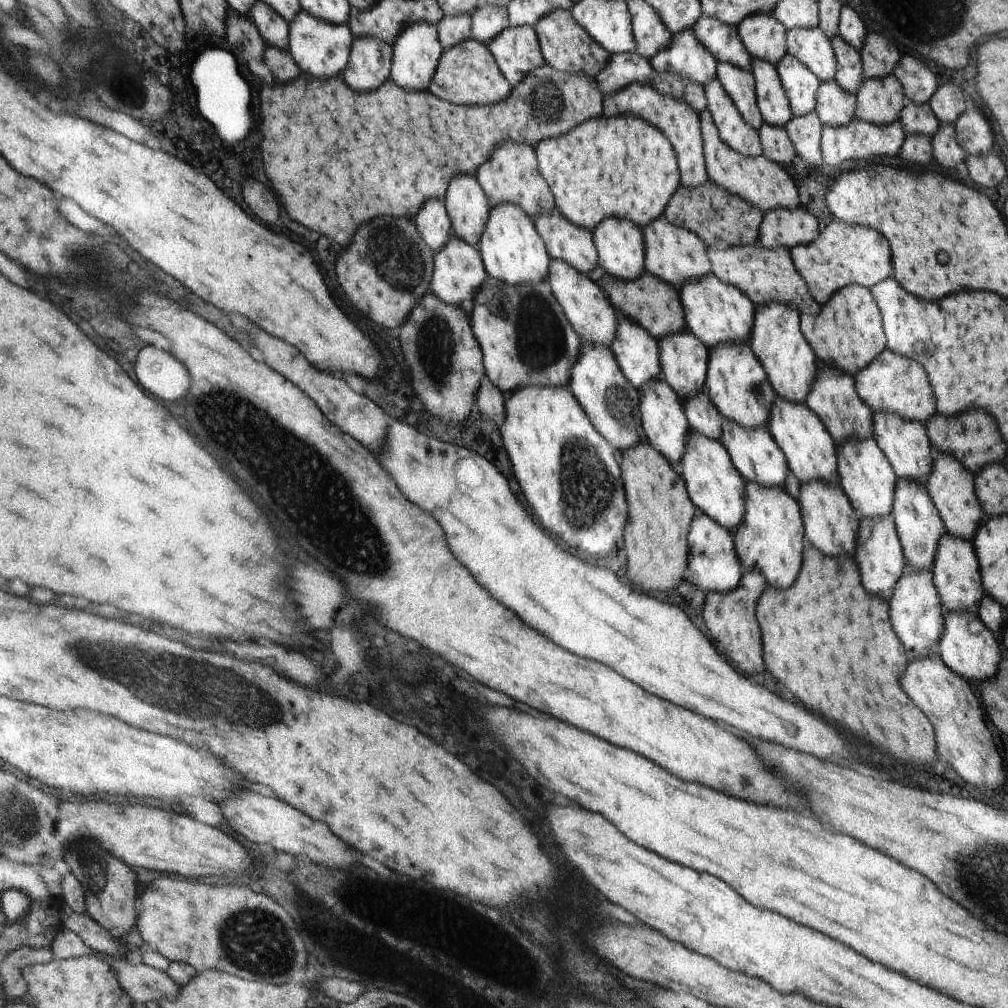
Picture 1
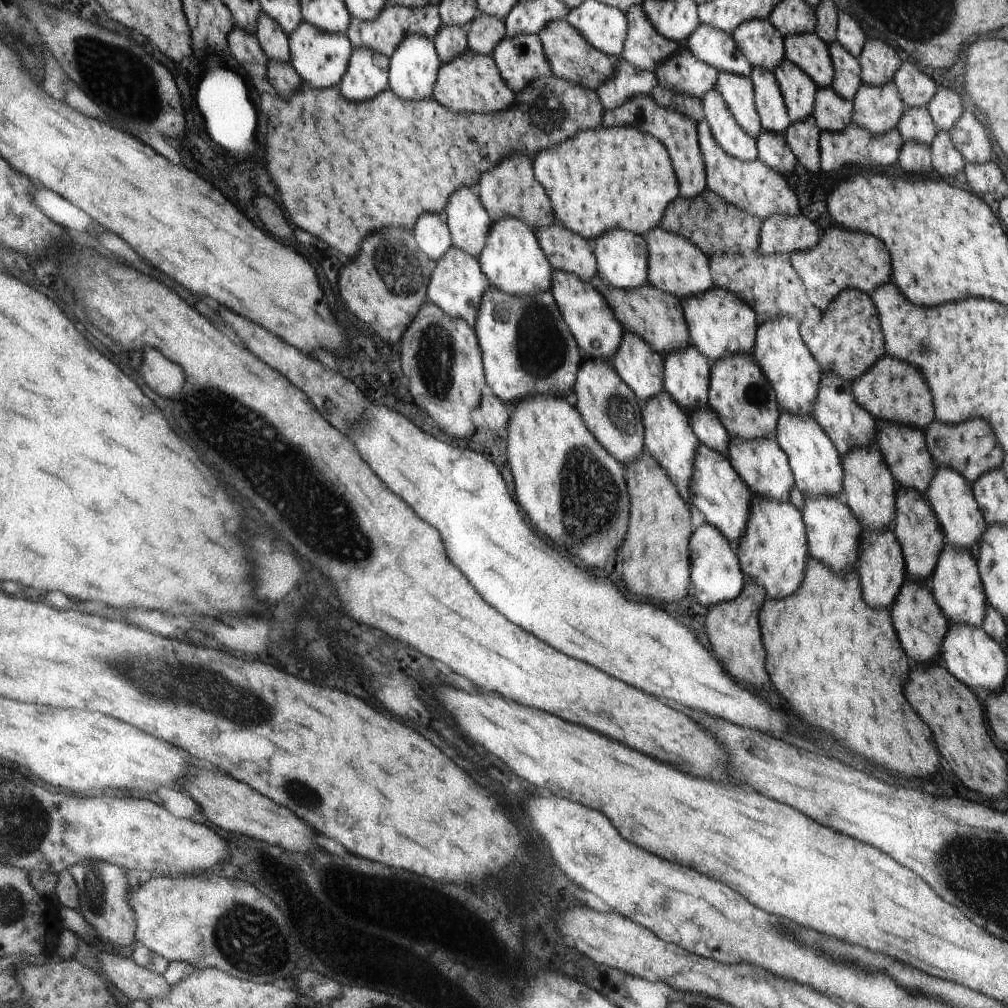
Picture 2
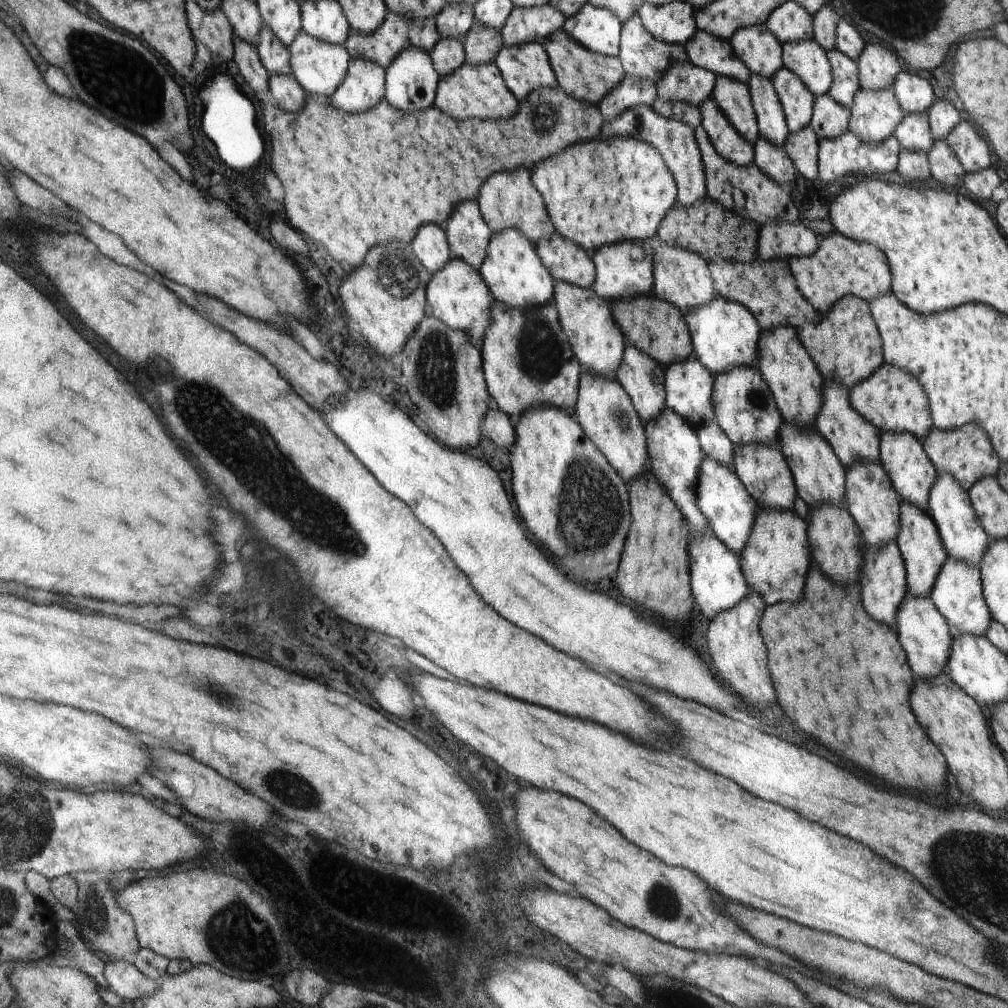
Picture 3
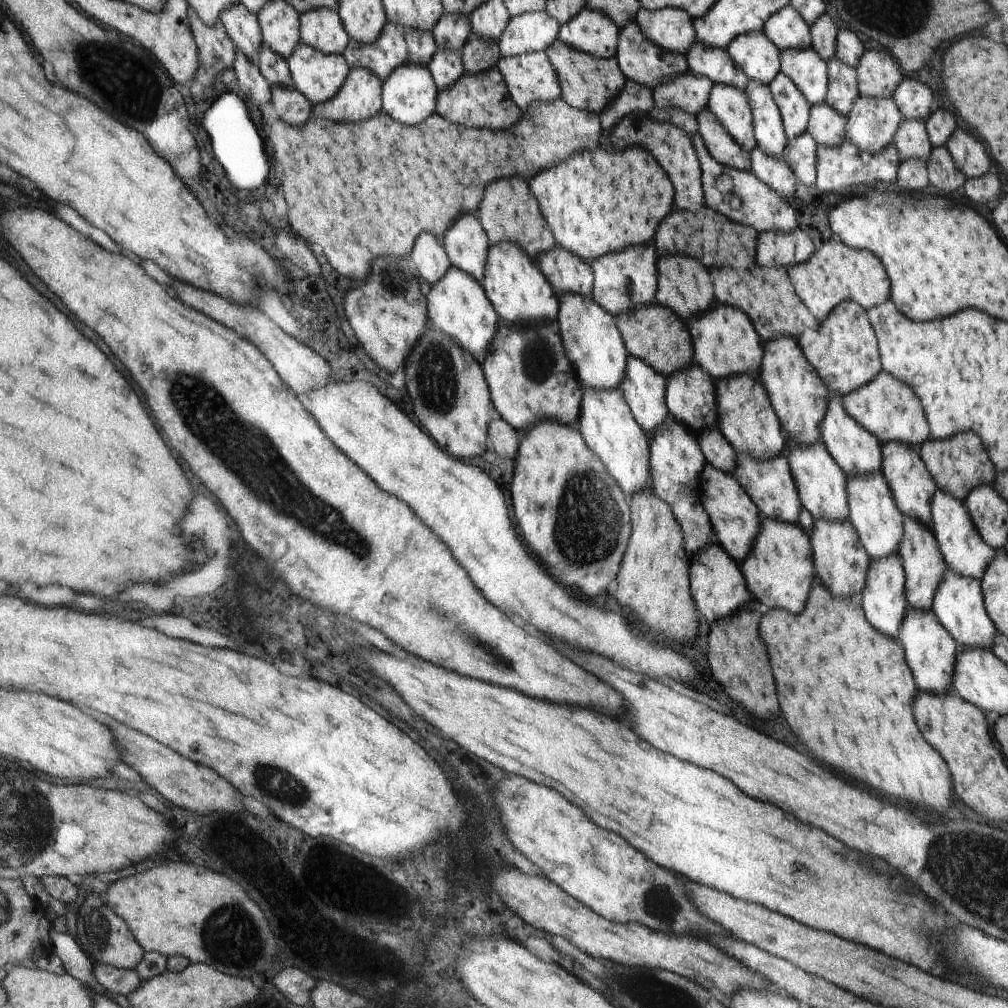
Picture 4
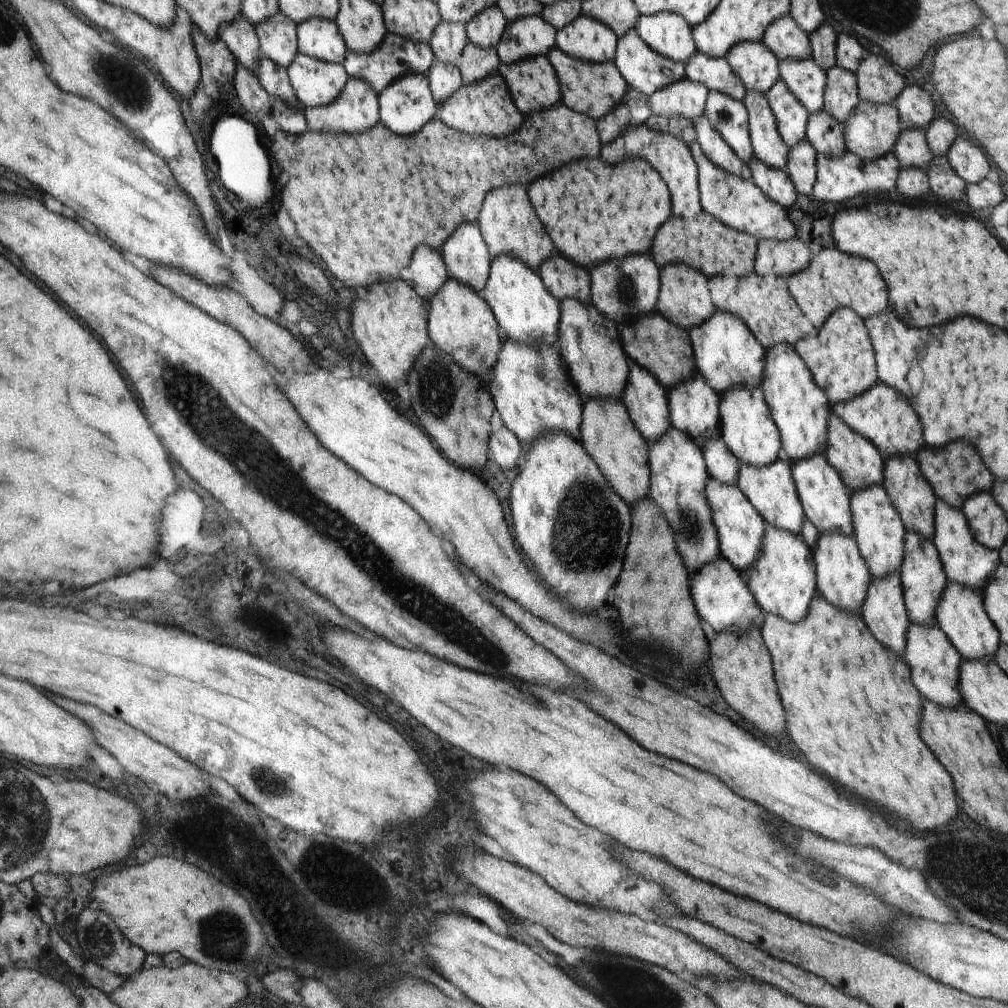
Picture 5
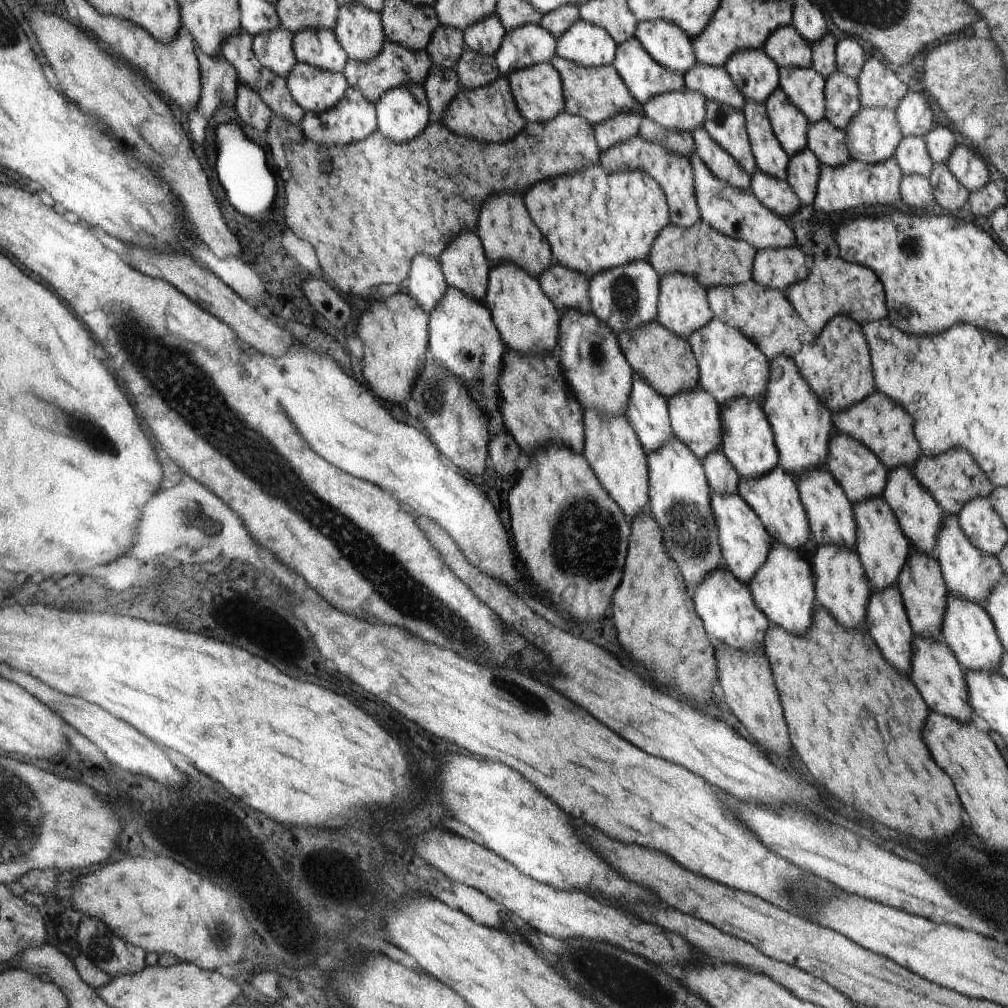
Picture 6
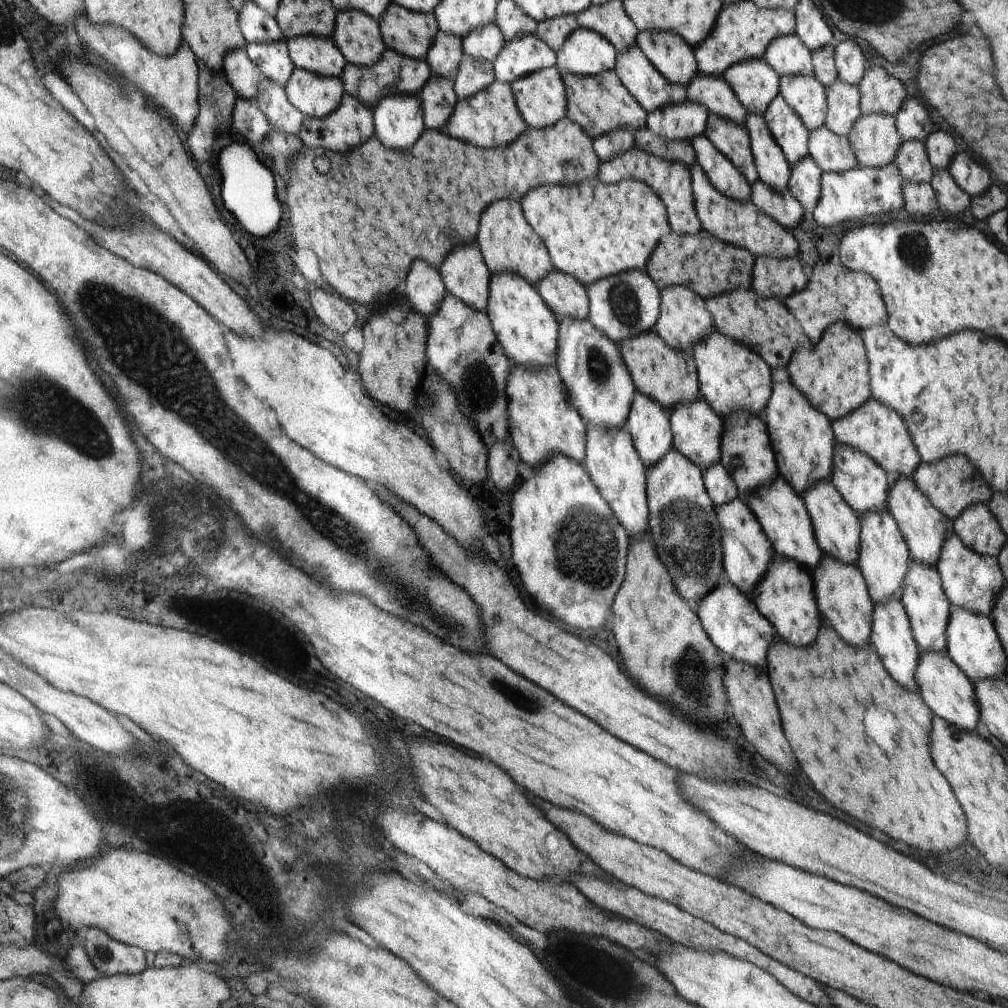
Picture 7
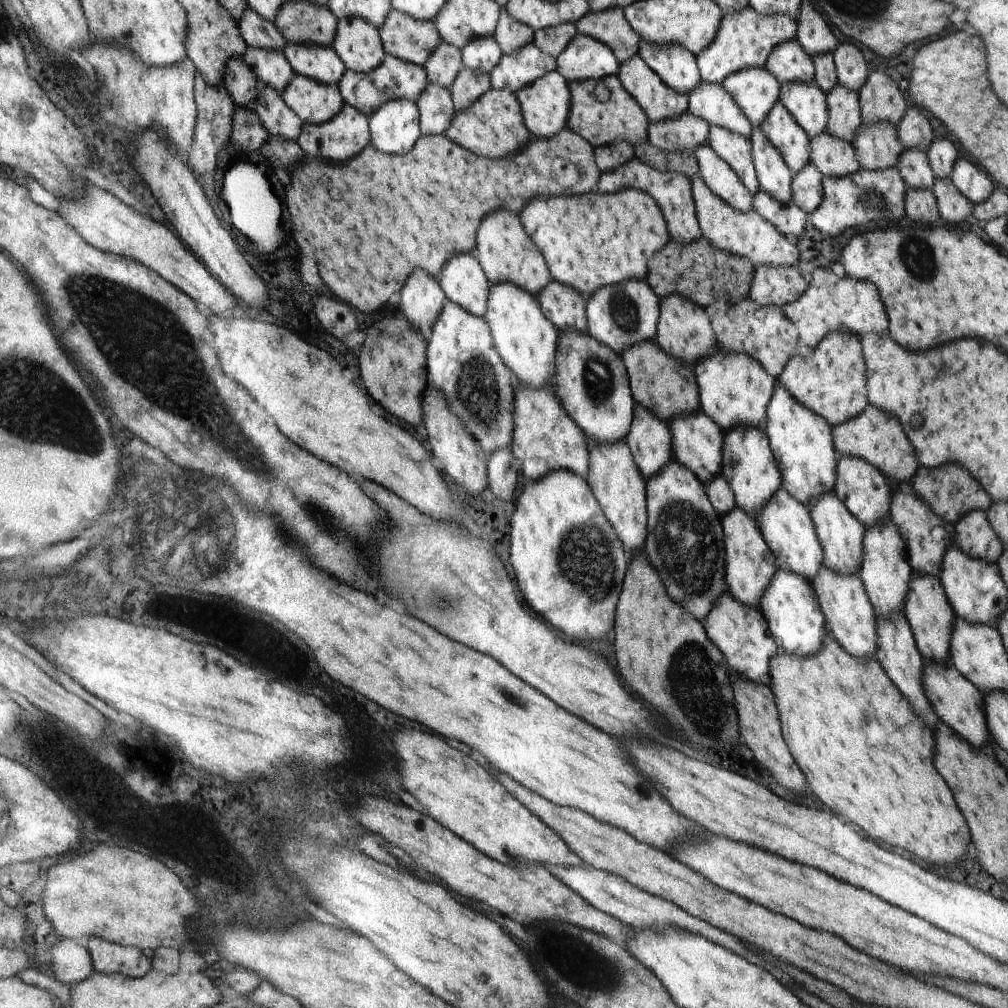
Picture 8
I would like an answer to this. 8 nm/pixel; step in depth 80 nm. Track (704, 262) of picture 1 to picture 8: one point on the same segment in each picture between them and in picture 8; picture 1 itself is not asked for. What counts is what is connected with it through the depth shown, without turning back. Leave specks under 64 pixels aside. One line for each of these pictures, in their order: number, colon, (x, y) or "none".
2: (676, 266)
3: (683, 278)
4: (684, 285)
5: (684, 298)
6: (684, 308)
7: (684, 319)
8: (684, 331)

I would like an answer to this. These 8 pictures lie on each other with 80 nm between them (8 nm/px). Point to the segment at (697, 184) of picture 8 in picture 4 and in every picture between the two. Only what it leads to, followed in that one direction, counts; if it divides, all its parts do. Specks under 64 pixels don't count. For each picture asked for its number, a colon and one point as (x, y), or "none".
4: (739, 195)
5: (739, 203)
6: (732, 211)
7: (739, 223)

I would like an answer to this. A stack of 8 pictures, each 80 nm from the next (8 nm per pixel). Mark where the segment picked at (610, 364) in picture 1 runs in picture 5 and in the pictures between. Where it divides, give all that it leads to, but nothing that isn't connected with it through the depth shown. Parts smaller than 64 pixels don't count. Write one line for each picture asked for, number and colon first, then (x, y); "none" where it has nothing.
2: (608, 405)
3: (606, 413)
4: (609, 429)
5: (608, 433)

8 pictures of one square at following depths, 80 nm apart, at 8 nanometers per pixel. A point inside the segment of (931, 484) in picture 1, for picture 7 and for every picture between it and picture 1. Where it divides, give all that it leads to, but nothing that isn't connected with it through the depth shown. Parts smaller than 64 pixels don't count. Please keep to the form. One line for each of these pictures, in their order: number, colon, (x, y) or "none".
2: (950, 495)
3: (950, 508)
4: (965, 553)
5: (967, 562)
6: (969, 573)
7: (972, 581)

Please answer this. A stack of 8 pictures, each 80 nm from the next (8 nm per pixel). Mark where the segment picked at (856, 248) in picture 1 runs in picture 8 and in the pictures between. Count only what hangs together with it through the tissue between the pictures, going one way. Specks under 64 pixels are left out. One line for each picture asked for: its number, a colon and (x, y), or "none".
2: (843, 260)
3: (841, 267)
4: (837, 273)
5: (834, 279)
6: (834, 286)
7: (833, 294)
8: (855, 305)

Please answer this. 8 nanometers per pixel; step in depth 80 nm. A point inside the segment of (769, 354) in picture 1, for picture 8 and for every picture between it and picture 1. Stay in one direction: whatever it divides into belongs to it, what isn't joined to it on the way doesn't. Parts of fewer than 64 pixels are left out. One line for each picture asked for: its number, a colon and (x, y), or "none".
2: (780, 350)
3: (798, 388)
4: (799, 397)
5: (799, 406)
6: (802, 424)
7: (802, 438)
8: (801, 440)

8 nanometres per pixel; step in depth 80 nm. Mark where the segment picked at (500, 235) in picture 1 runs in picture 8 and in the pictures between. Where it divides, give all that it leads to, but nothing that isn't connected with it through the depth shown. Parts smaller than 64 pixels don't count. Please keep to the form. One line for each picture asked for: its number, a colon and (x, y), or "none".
2: (512, 260)
3: (515, 274)
4: (512, 281)
5: (527, 311)
6: (527, 319)
7: (525, 326)
8: (526, 340)

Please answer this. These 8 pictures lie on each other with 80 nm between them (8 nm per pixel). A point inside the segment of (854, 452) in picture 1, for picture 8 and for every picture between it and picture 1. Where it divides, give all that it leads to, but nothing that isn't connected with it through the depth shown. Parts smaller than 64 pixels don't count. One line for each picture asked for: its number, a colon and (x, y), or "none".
2: (871, 492)
3: (876, 507)
4: (879, 522)
5: (880, 533)
6: (882, 544)
7: (885, 558)
8: (886, 567)

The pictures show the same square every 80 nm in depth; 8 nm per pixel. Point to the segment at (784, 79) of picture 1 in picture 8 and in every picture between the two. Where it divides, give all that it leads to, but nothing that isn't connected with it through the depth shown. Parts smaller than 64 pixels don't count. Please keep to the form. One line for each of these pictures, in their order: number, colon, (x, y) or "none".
2: (798, 90)
3: (796, 99)
4: (795, 112)
5: (792, 118)
6: (790, 126)
7: (790, 133)
8: (780, 127)

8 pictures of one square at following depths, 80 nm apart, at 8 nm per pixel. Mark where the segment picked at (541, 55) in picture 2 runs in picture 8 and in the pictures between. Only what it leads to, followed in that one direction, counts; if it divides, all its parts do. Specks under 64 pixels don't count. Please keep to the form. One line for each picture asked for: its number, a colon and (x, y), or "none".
3: (526, 68)
4: (531, 78)
5: (534, 83)
6: (538, 89)
7: (542, 98)
8: (545, 103)

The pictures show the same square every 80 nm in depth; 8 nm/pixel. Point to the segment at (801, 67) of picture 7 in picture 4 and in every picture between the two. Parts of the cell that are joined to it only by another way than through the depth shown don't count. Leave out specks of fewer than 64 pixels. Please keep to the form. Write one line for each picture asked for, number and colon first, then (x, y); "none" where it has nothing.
4: (787, 29)
5: (787, 40)
6: (788, 47)

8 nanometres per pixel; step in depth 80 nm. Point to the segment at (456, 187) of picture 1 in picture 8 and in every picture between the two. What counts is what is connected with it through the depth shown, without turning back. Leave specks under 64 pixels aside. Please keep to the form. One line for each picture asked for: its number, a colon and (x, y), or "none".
2: (469, 222)
3: (468, 234)
4: (467, 245)
5: (466, 255)
6: (465, 263)
7: (466, 276)
8: (463, 279)

